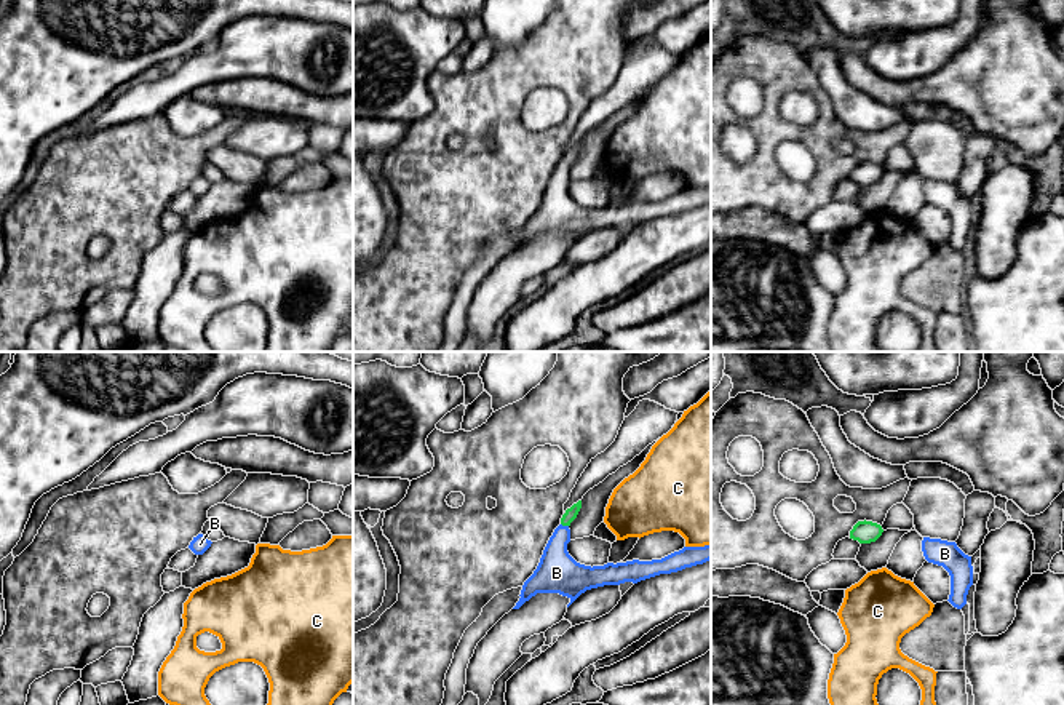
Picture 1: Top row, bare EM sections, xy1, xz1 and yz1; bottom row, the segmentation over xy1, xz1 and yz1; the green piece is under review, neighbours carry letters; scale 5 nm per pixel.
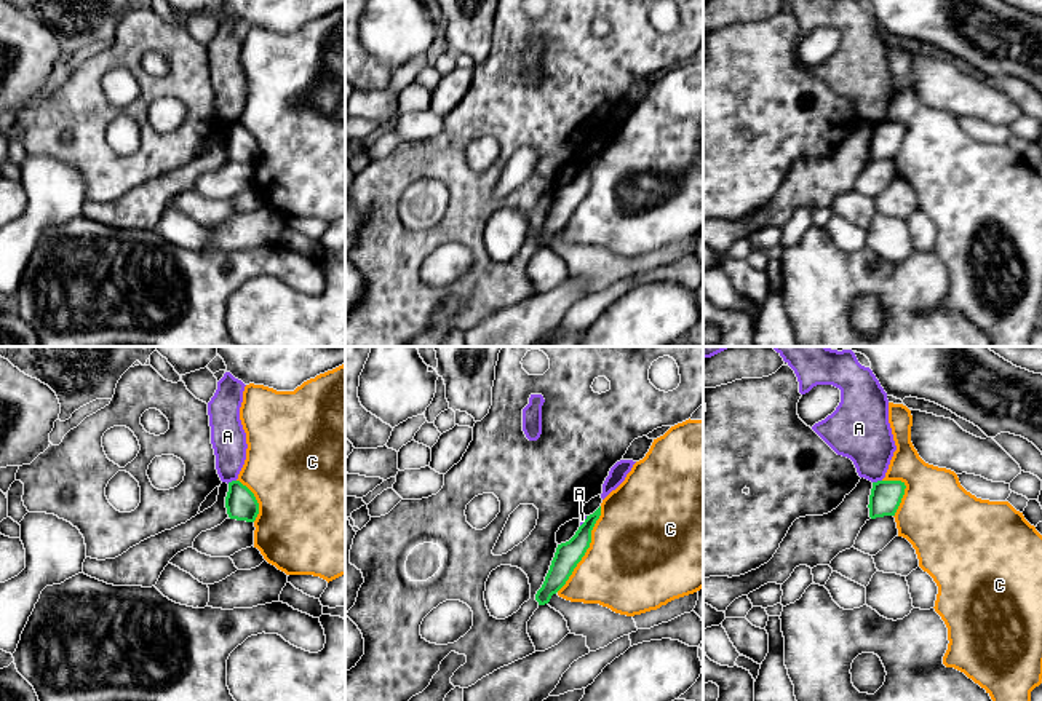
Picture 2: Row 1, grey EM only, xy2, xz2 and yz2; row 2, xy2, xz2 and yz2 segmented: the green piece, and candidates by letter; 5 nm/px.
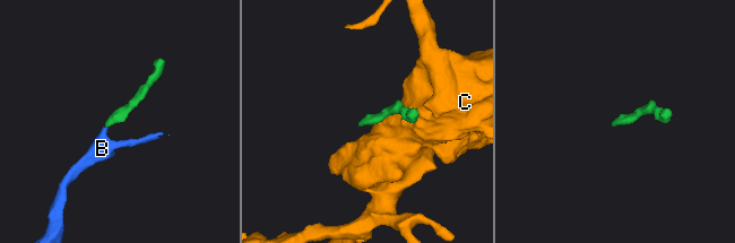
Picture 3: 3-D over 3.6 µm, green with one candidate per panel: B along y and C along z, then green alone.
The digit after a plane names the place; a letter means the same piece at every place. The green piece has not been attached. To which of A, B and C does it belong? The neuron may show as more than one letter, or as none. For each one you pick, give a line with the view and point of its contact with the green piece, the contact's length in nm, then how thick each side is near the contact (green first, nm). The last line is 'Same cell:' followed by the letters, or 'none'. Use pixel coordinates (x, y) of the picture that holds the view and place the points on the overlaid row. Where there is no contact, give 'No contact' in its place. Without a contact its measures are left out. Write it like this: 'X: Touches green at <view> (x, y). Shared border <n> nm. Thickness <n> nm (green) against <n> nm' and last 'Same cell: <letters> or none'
B: Touches green at xz1 (564, 525). Shared border 40 nm. Thickness 70 nm (green) against 200 nm
Same cell: B

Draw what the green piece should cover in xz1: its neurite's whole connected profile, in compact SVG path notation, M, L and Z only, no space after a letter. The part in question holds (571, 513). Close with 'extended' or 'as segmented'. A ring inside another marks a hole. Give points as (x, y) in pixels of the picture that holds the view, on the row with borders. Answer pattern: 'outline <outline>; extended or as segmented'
outline M582 500L574 504L561 518L561 524L550 537L540 563L534 574L524 582L521 598L513 609L519 609L537 593L559 593L567 596L567 607L586 590L620 585L625 582L637 584L641 580L682 571L711 560L711 545L684 547L661 560L607 563L604 566L585 566L577 563L567 552L570 542L570 523L577 518Z; extended

